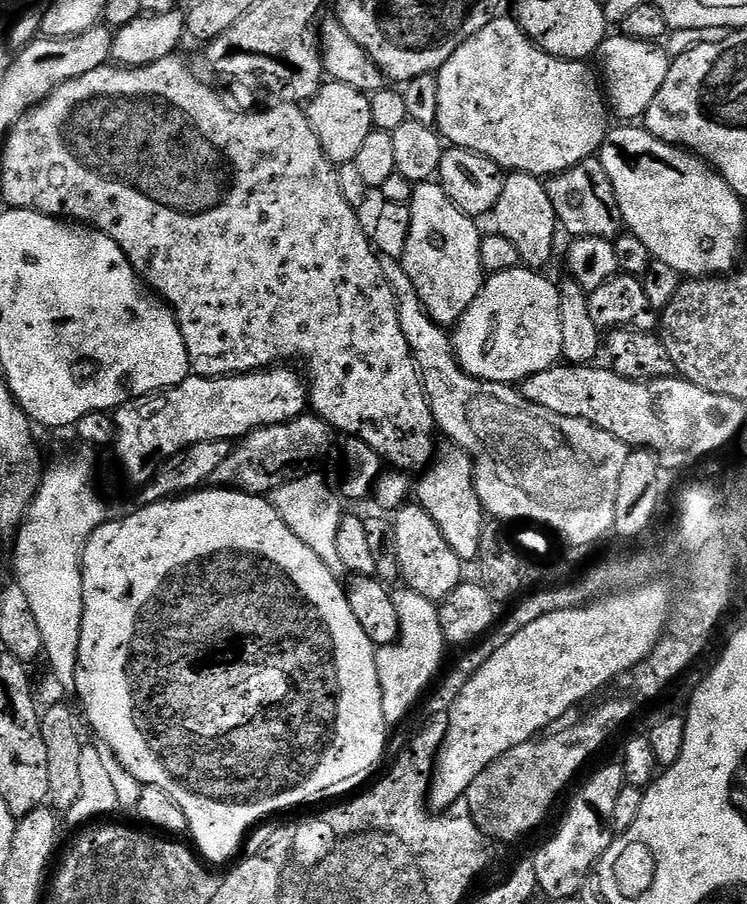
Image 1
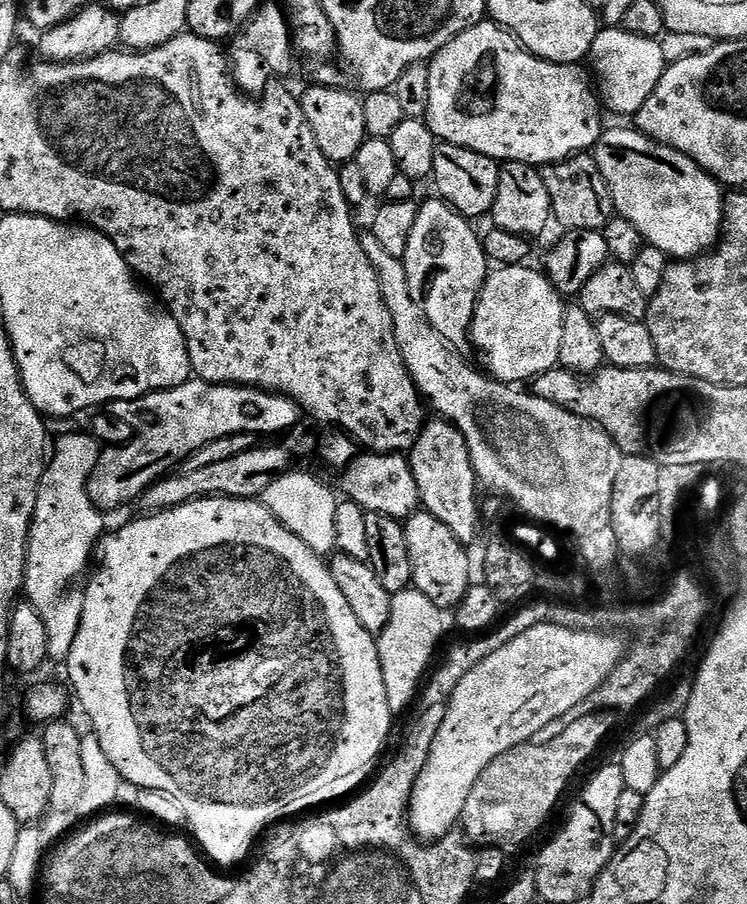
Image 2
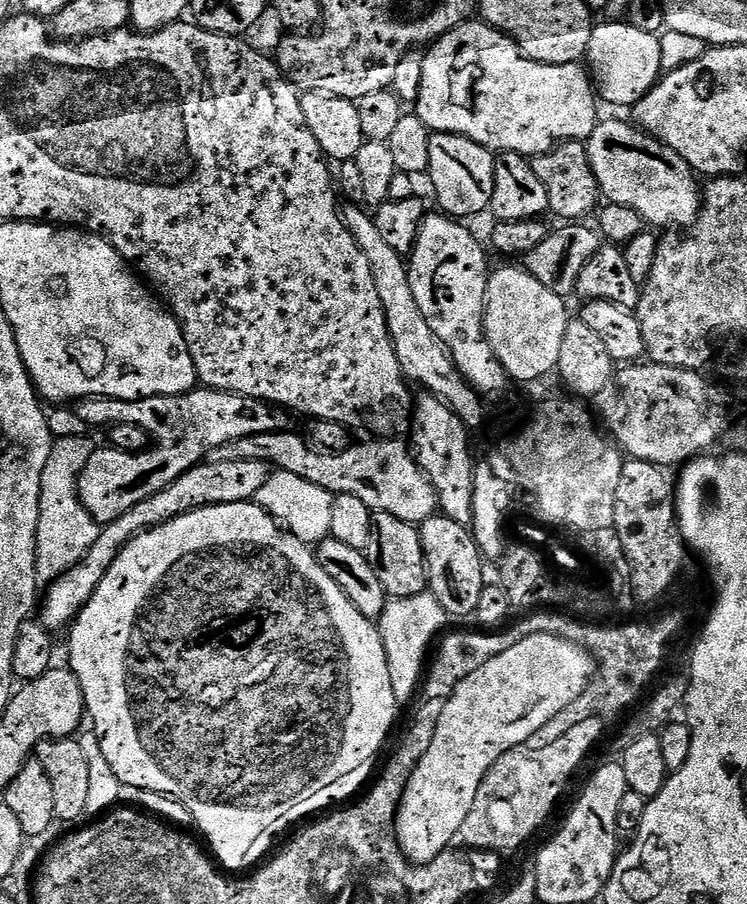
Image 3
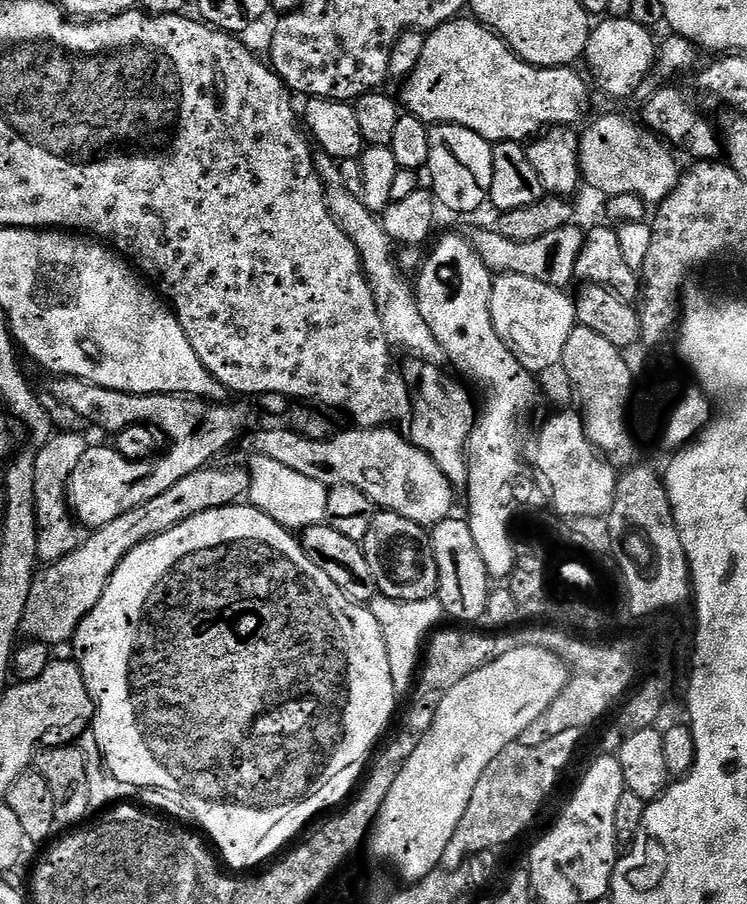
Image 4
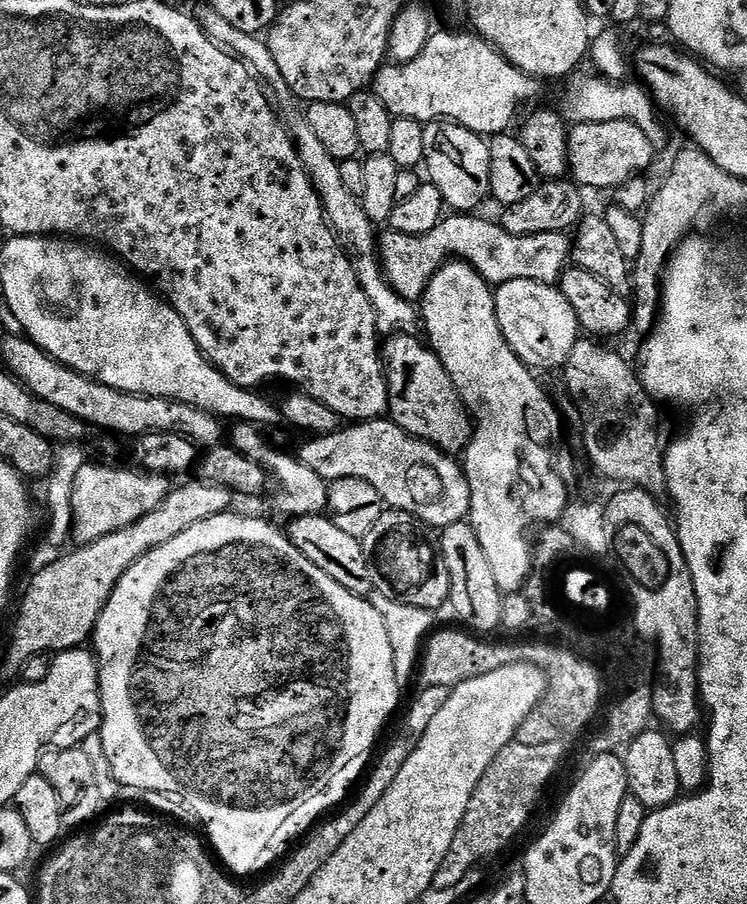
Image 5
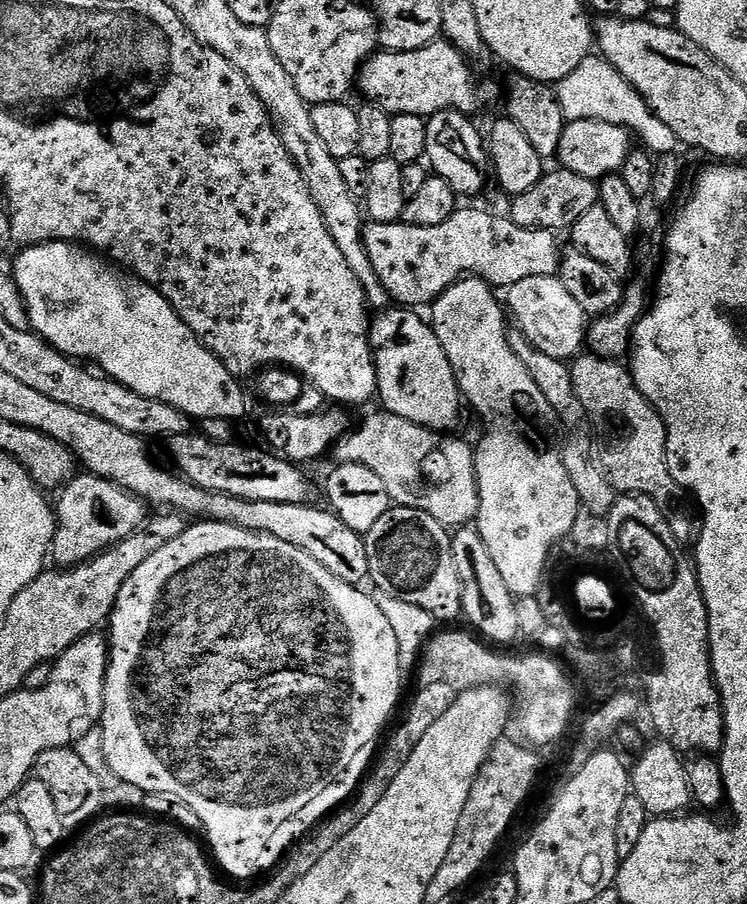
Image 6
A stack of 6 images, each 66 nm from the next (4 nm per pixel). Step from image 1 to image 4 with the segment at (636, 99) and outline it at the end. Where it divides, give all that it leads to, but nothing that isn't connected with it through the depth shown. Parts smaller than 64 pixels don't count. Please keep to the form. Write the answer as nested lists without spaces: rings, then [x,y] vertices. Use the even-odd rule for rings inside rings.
[[[607,17],[593,27],[584,62],[587,62],[597,86],[604,93],[614,98],[635,95],[637,88],[655,67],[658,44],[653,36],[649,29],[634,22],[631,17]]]

